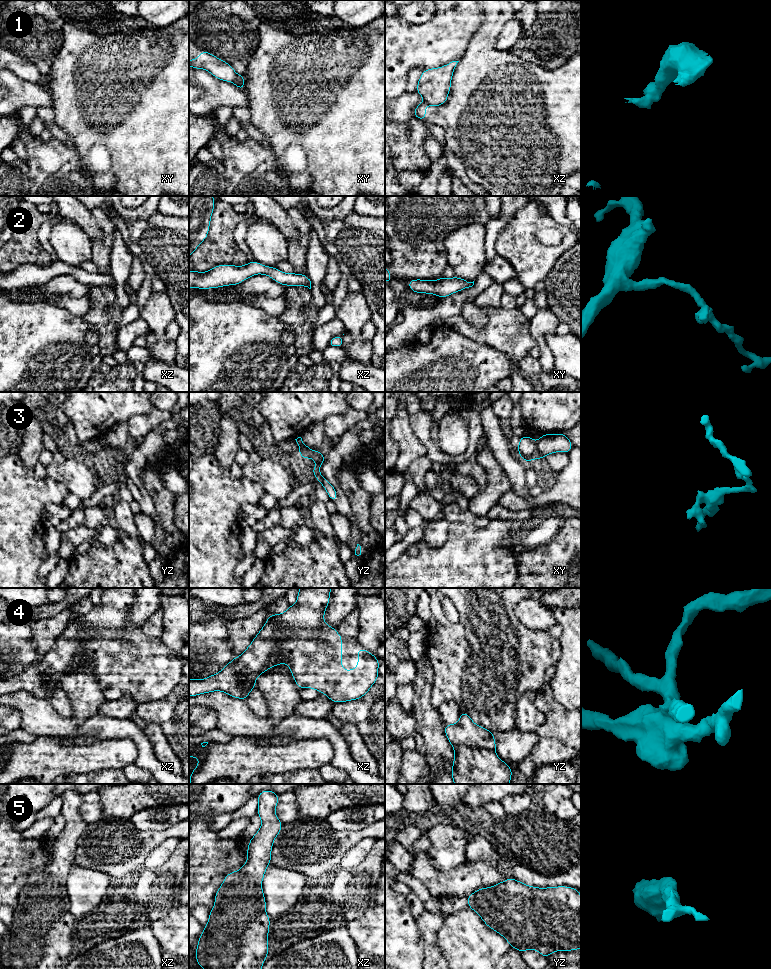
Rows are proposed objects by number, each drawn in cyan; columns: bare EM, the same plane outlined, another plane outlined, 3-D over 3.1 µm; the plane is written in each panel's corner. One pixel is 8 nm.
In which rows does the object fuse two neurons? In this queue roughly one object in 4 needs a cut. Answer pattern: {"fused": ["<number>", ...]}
{"fused": ["1", "3", "4"]}

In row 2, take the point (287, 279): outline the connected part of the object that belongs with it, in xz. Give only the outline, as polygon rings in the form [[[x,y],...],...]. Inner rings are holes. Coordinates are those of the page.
[[[255,260],[244,266],[221,264],[207,272],[189,271],[189,289],[236,286],[256,274],[269,276],[284,286],[304,286],[311,289],[311,281],[306,274],[284,273],[276,267],[265,266]]]

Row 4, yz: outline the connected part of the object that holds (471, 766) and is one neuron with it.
[[[453,746],[451,776],[454,784],[509,784],[512,768],[495,751]]]

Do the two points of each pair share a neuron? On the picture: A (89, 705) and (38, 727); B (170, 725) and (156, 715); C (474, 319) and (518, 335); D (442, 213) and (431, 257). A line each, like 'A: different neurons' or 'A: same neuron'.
A: different neurons
B: same neuron
C: different neurons
D: same neuron

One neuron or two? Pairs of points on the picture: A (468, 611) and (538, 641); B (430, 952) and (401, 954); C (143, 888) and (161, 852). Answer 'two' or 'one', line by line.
A: one
B: two
C: two

